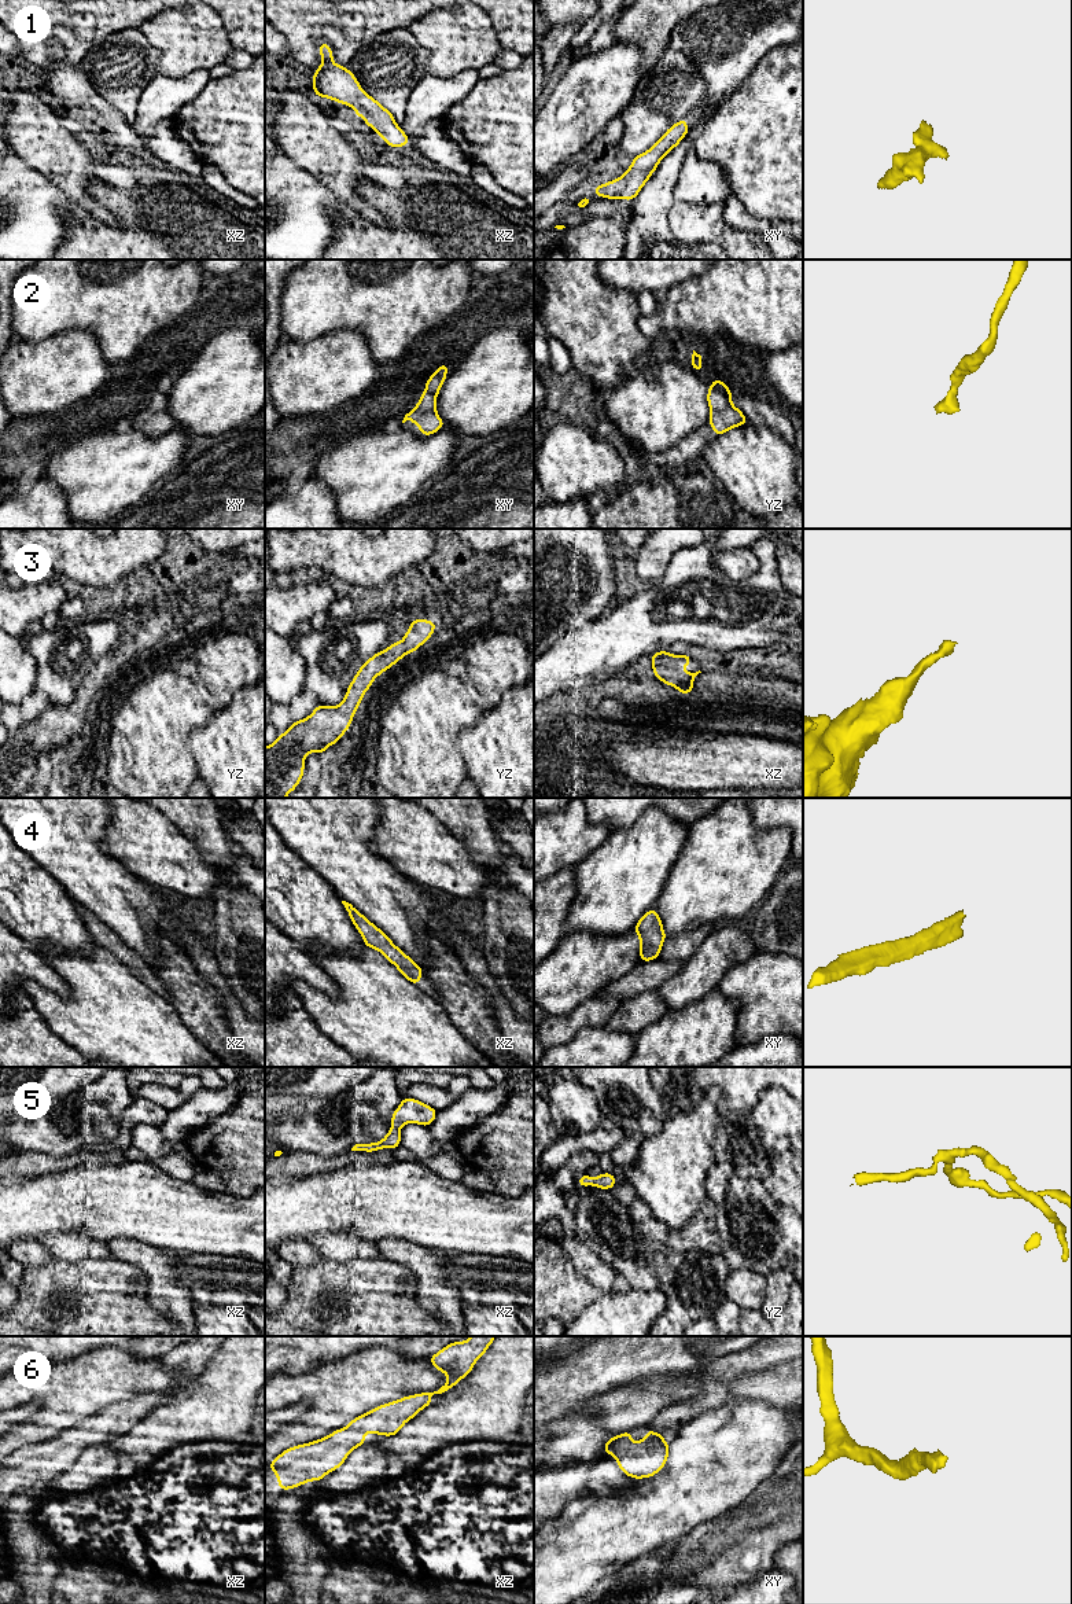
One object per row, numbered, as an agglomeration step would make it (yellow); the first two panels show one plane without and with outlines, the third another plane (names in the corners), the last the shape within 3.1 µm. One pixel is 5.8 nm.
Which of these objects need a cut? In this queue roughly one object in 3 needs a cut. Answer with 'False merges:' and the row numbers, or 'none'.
False merges: 2

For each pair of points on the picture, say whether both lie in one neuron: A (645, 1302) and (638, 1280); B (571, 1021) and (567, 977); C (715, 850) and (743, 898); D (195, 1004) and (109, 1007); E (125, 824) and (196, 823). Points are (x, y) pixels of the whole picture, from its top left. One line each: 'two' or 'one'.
A: two
B: two
C: one
D: two
E: two

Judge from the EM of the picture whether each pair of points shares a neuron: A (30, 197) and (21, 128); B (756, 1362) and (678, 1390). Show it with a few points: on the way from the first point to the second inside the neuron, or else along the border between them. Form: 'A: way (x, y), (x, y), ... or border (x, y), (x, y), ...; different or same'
A: border (14, 153), (54, 183); different
B: border (706, 1369), (702, 1389), (696, 1394), (677, 1402); different

